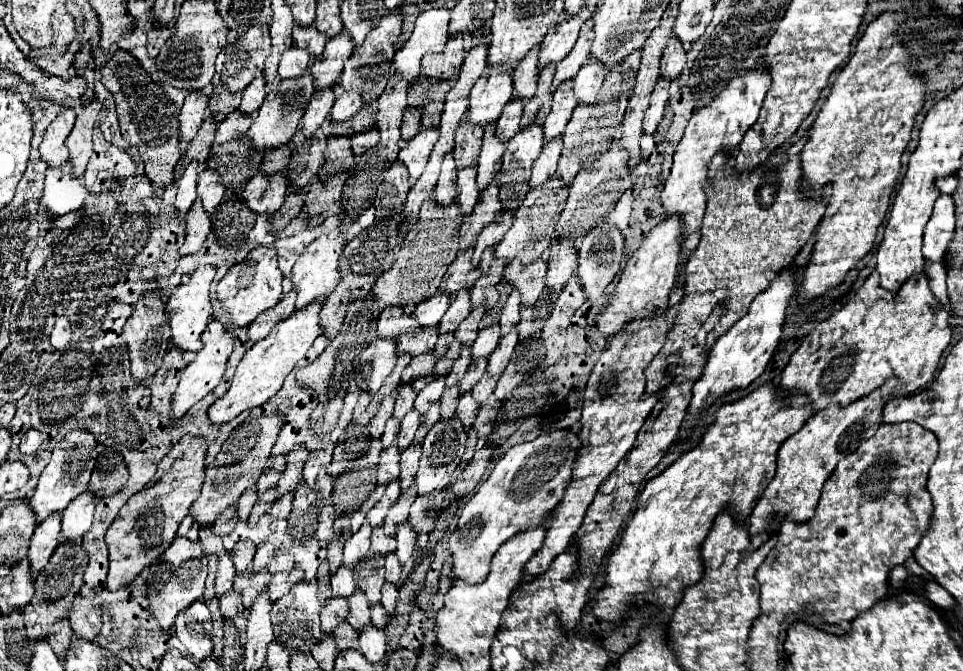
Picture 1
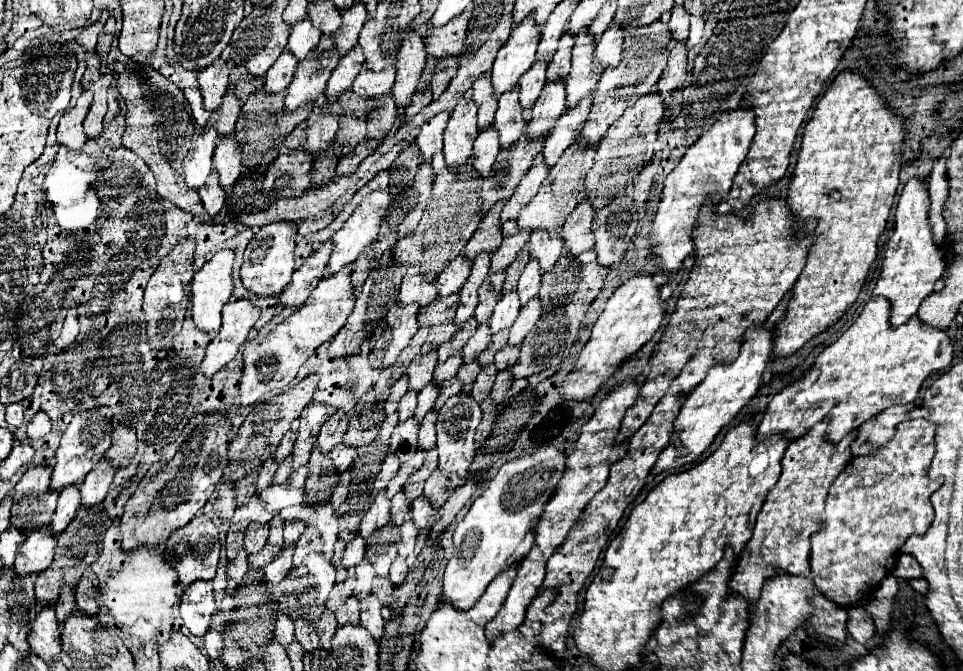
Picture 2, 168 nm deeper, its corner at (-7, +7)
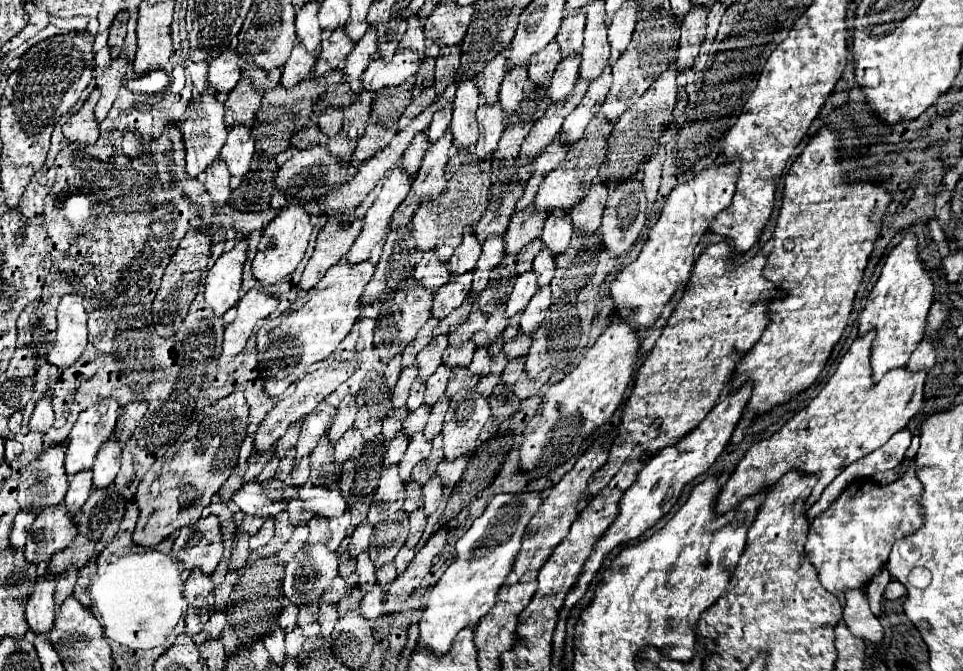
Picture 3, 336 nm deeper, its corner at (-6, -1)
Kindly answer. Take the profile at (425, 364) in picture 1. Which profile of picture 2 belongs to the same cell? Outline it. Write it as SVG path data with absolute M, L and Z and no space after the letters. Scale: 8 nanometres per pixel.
M453 320L431 327L422 352L428 352L430 348L438 348L442 342L446 342L457 331L458 327L454 324Z

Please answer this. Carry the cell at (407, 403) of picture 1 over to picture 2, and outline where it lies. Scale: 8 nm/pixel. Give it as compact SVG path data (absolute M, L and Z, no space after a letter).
M436 348L430 350L428 354L418 354L410 366L408 366L408 376L410 376L410 388L412 390L422 390L430 380L432 380L432 374L434 374L434 366L438 362L438 354L436 354Z

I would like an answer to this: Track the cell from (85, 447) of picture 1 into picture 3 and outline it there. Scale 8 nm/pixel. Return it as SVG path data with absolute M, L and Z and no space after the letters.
M103 400L79 414L65 442L67 476L75 476L77 472L91 468L99 448L107 444L107 440L113 434L117 414L119 404L115 400Z

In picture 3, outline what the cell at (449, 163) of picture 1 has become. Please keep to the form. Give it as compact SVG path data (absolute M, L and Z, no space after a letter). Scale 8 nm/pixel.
M463 80L459 84L453 104L453 120L451 120L451 134L453 146L457 150L469 150L479 140L475 112L479 108L479 90L473 80Z

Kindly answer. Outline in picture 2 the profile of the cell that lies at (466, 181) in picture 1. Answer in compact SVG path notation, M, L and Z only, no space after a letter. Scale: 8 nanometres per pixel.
M490 124L488 128L484 128L484 132L478 134L474 142L474 150L472 150L474 168L480 172L482 178L488 176L498 152L500 152L500 142L496 140L496 128L492 128Z

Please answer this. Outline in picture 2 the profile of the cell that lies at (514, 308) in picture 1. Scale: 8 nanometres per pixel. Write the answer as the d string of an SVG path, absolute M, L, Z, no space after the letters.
M528 260L520 280L518 280L518 294L520 294L520 302L526 304L530 298L538 296L538 288L540 288L540 264L536 264L536 260Z

